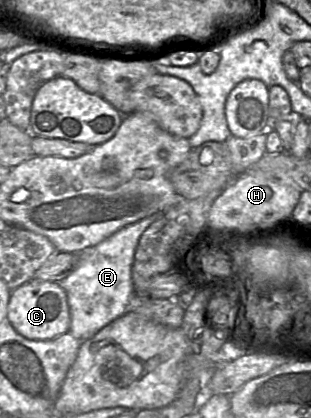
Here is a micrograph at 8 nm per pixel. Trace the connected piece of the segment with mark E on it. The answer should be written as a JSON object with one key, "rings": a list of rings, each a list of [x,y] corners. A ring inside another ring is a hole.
{"rings":[[[156,213],[130,224],[99,244],[77,253],[77,263],[70,274],[59,281],[66,292],[70,311],[69,332],[78,340],[93,337],[103,327],[131,309],[133,299],[132,265],[138,241],[143,232],[162,213]]]}

